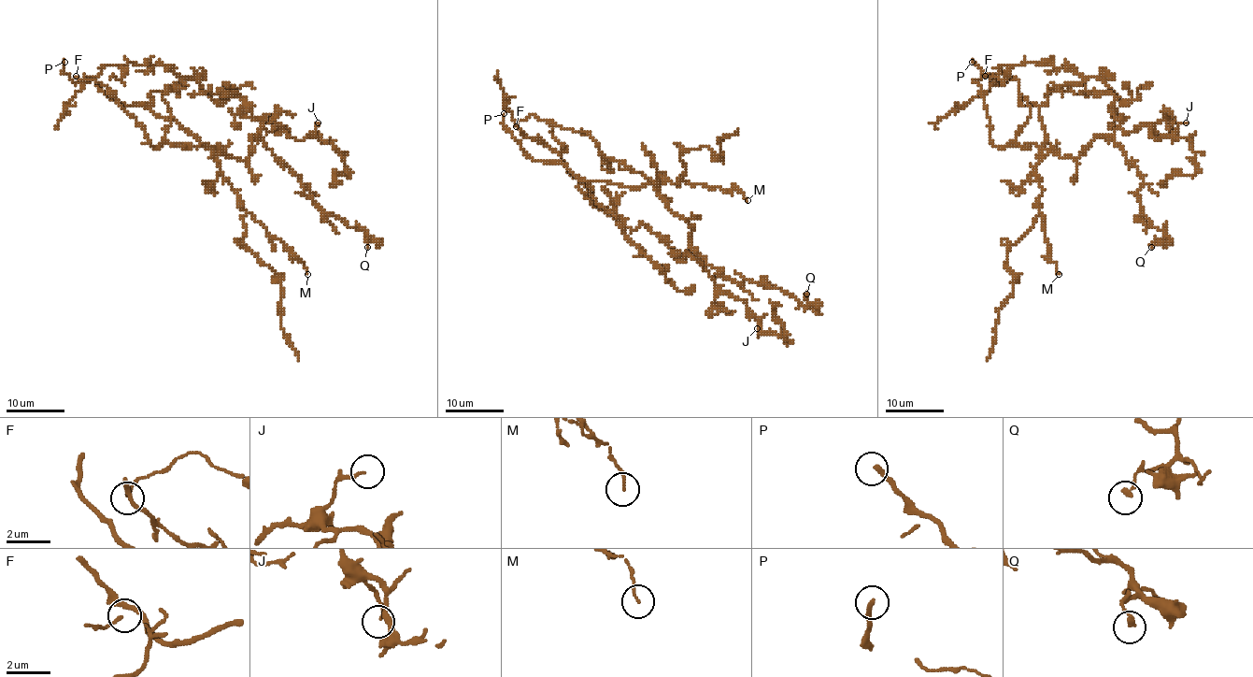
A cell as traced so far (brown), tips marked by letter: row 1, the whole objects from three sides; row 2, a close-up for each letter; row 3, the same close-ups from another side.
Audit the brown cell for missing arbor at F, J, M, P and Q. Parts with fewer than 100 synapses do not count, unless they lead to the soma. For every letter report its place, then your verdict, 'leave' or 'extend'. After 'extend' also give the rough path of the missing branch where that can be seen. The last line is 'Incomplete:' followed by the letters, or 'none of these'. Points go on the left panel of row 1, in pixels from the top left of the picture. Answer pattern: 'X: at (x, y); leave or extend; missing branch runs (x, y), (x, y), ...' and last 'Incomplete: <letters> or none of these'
F: at (76, 76); leave
J: at (318, 122); leave
M: at (307, 274); leave
P: at (64, 62); extend
Q: at (367, 247); leave
Incomplete: P

